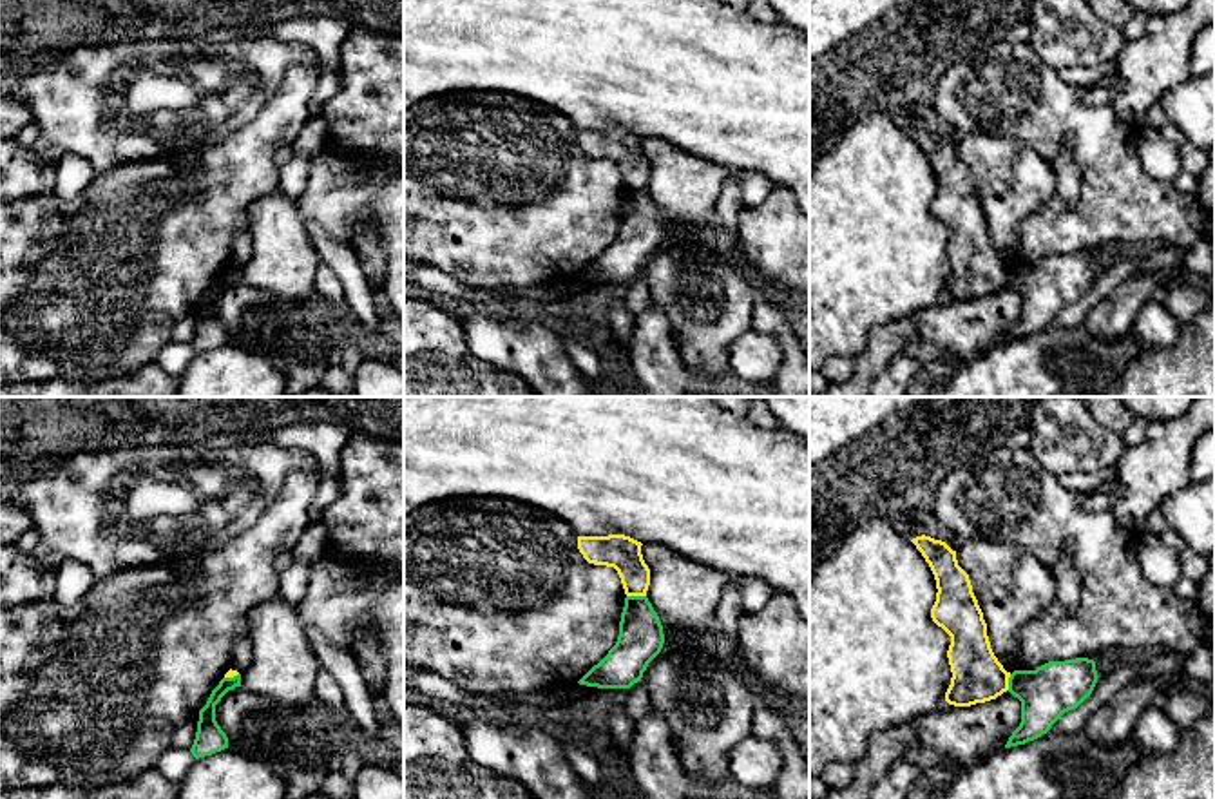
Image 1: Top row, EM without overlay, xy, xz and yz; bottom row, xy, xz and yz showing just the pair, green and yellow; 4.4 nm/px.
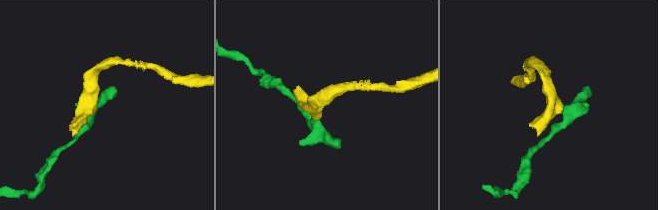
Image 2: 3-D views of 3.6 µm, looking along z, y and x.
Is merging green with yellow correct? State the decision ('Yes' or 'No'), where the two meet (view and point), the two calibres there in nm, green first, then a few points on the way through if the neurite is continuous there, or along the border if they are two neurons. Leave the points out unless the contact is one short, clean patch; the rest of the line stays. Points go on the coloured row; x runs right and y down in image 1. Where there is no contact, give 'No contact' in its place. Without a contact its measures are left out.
No. Touches green at xz (636, 596). Thickness 200 nm (green) against 160 nm. Boundary: xz (627, 595), (645, 596)

